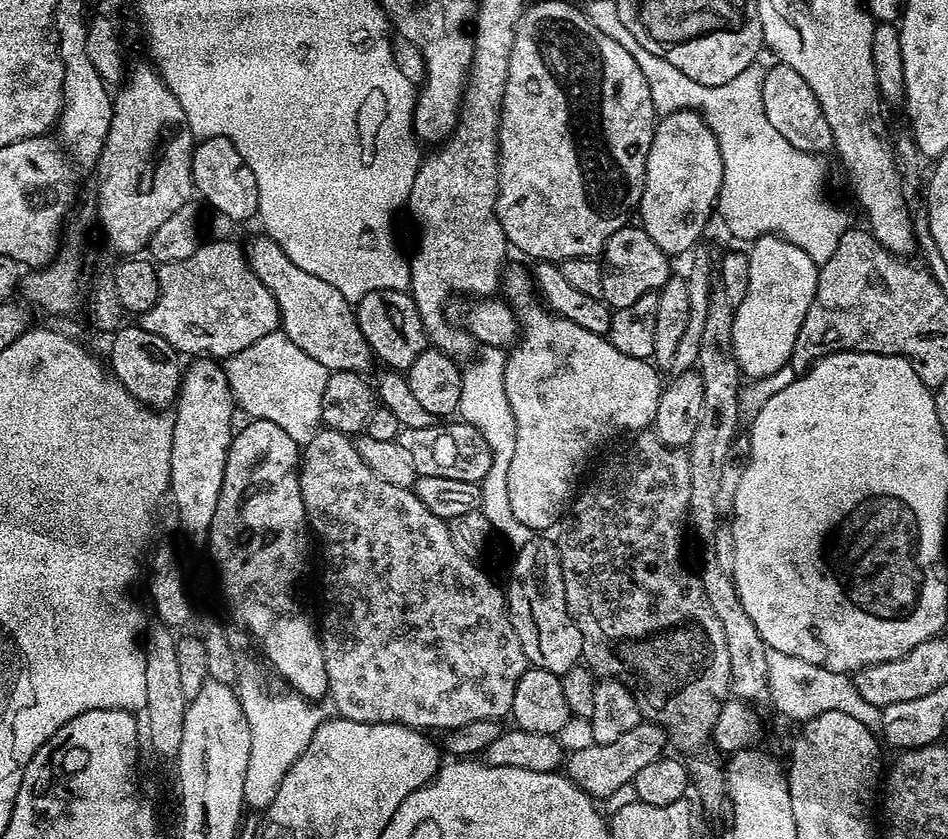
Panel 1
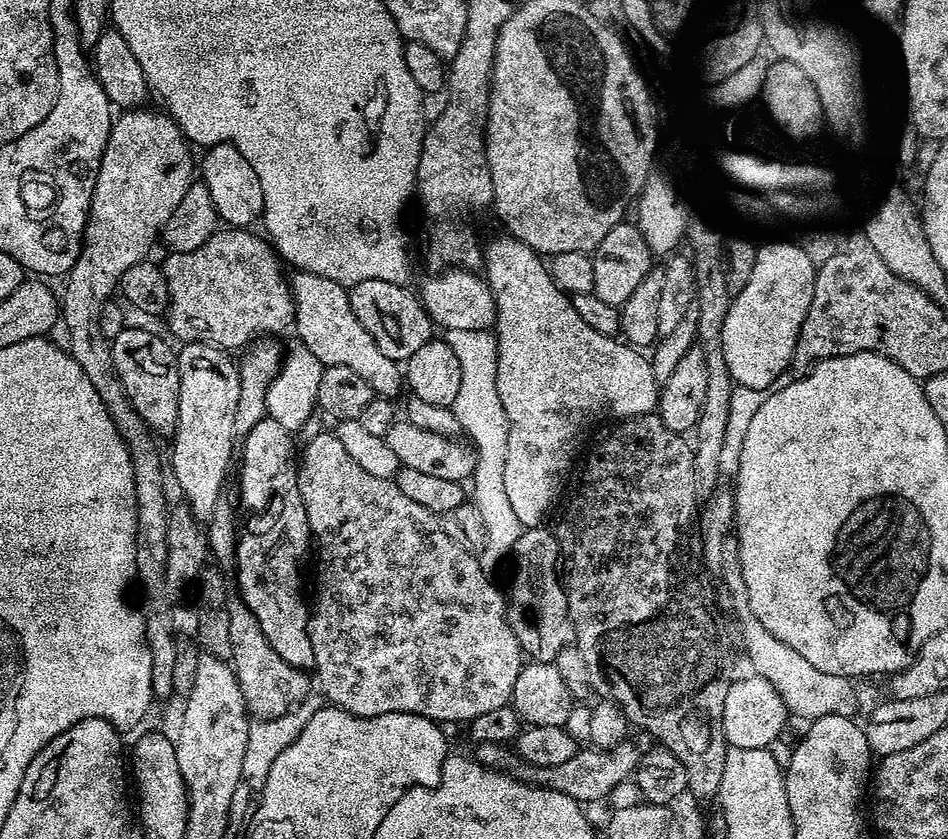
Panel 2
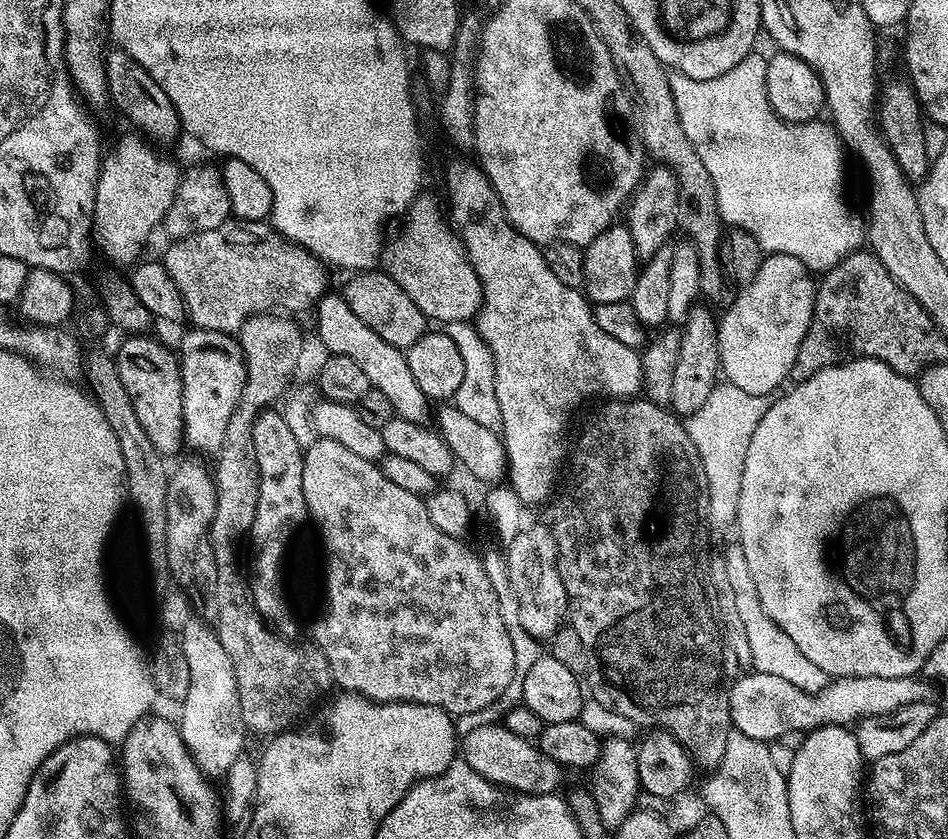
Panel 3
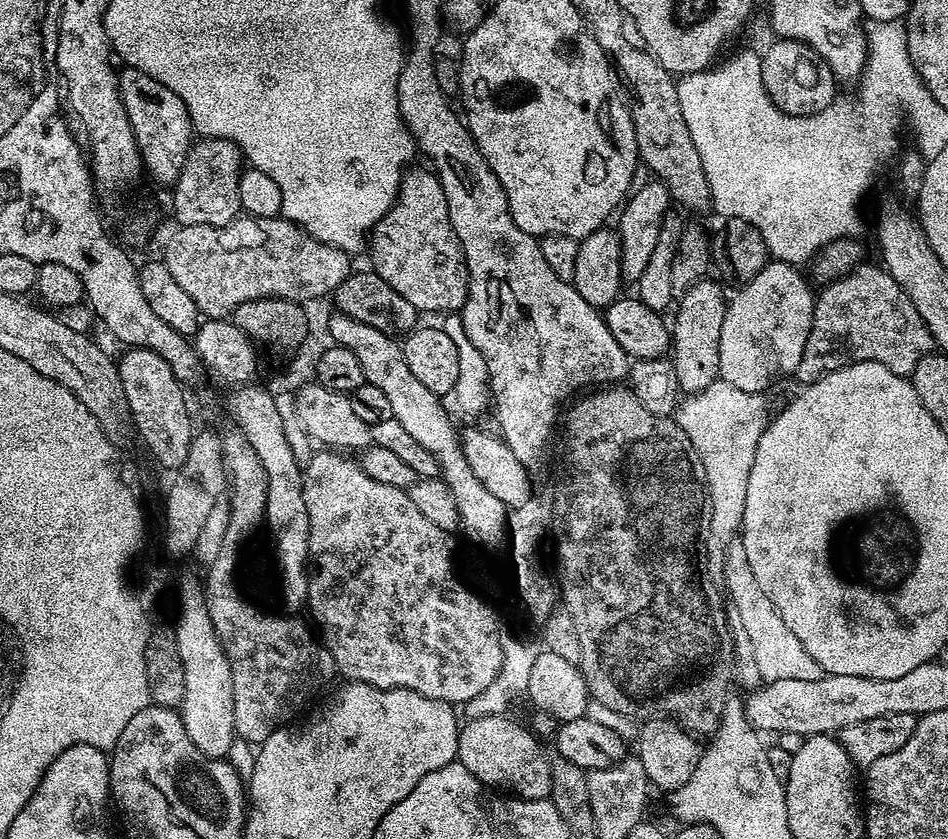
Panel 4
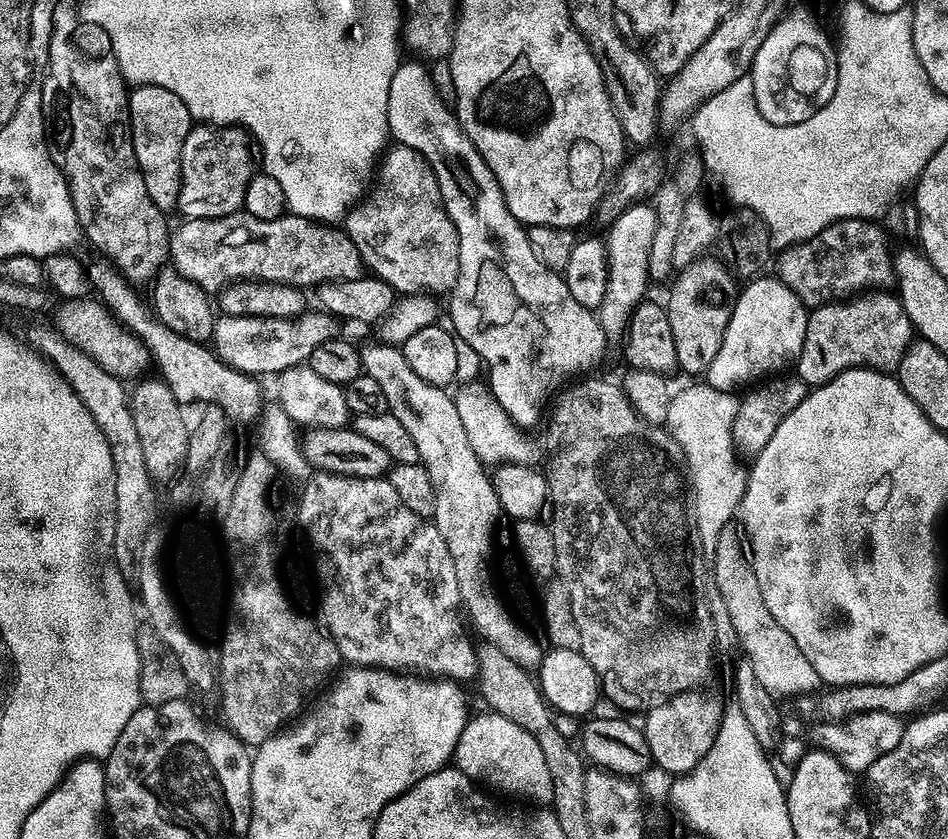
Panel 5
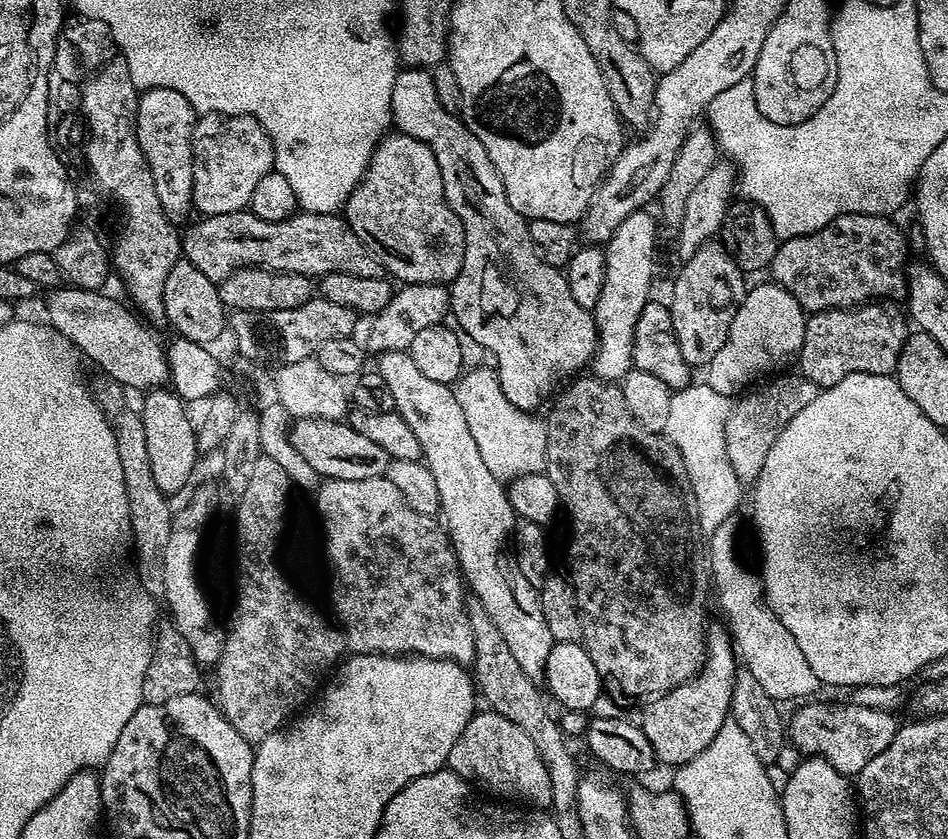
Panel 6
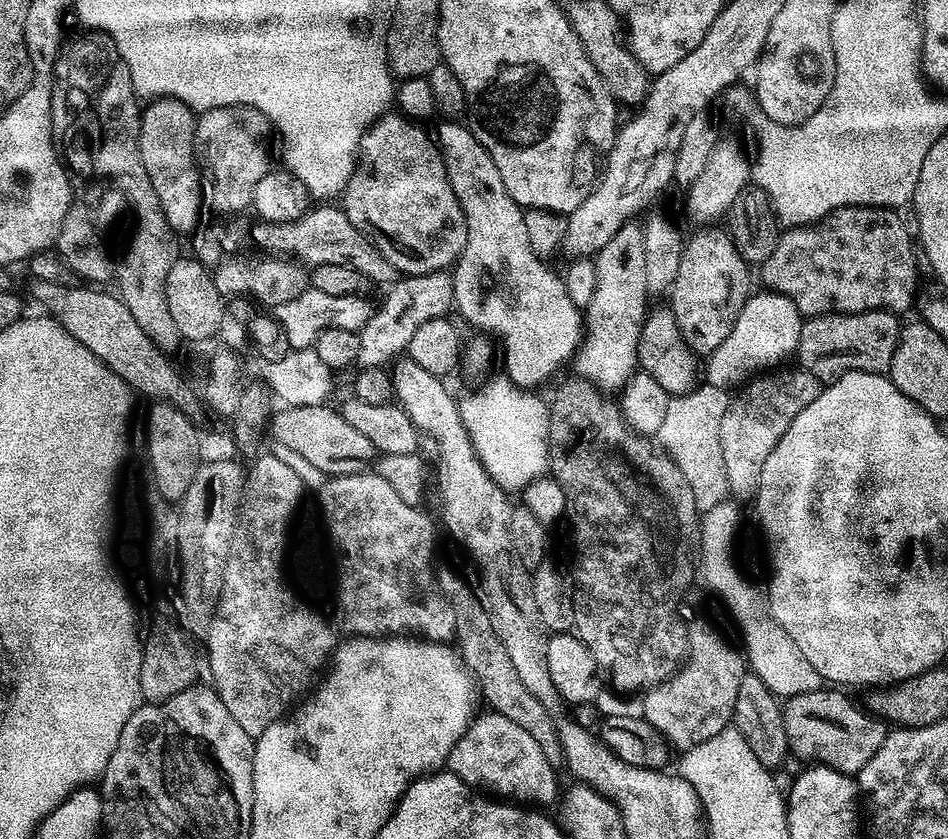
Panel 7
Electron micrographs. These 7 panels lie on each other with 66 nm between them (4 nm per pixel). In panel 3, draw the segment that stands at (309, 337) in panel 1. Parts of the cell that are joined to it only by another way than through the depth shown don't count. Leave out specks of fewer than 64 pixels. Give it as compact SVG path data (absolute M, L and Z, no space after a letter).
M332 295L321 296L314 305L314 313L316 312L314 332L325 344L328 353L351 358L364 371L369 385L386 394L386 399L390 401L390 406L394 406L397 416L423 425L427 421L424 419L427 416L429 419L430 416L430 410L428 414L430 401L422 394L422 390L418 390L418 382L414 382L414 374L410 374L407 355L401 349L390 346L386 338L378 338L378 334L374 334L374 330L370 330L370 326L366 326L366 322L362 322L362 318L354 314L354 310L350 310L343 295Z

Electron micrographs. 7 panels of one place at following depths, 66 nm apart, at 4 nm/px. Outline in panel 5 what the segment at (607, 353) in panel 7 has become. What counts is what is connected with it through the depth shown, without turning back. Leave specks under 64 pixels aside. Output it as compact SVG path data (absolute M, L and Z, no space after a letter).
M637 202L628 205L617 220L611 221L612 228L606 235L608 250L608 282L604 301L598 309L600 325L609 338L623 337L632 311L645 299L644 291L650 287L648 263L650 242L654 242L656 215L651 203Z

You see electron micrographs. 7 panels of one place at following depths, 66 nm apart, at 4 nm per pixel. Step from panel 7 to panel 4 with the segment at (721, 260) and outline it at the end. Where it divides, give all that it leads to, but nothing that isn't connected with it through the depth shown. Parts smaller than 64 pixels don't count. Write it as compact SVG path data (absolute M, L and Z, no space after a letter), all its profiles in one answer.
M705 278L690 286L675 305L676 317L671 317L672 347L670 359L676 371L677 389L684 394L706 390L720 374L720 343L722 322L726 318L726 295L712 278Z

